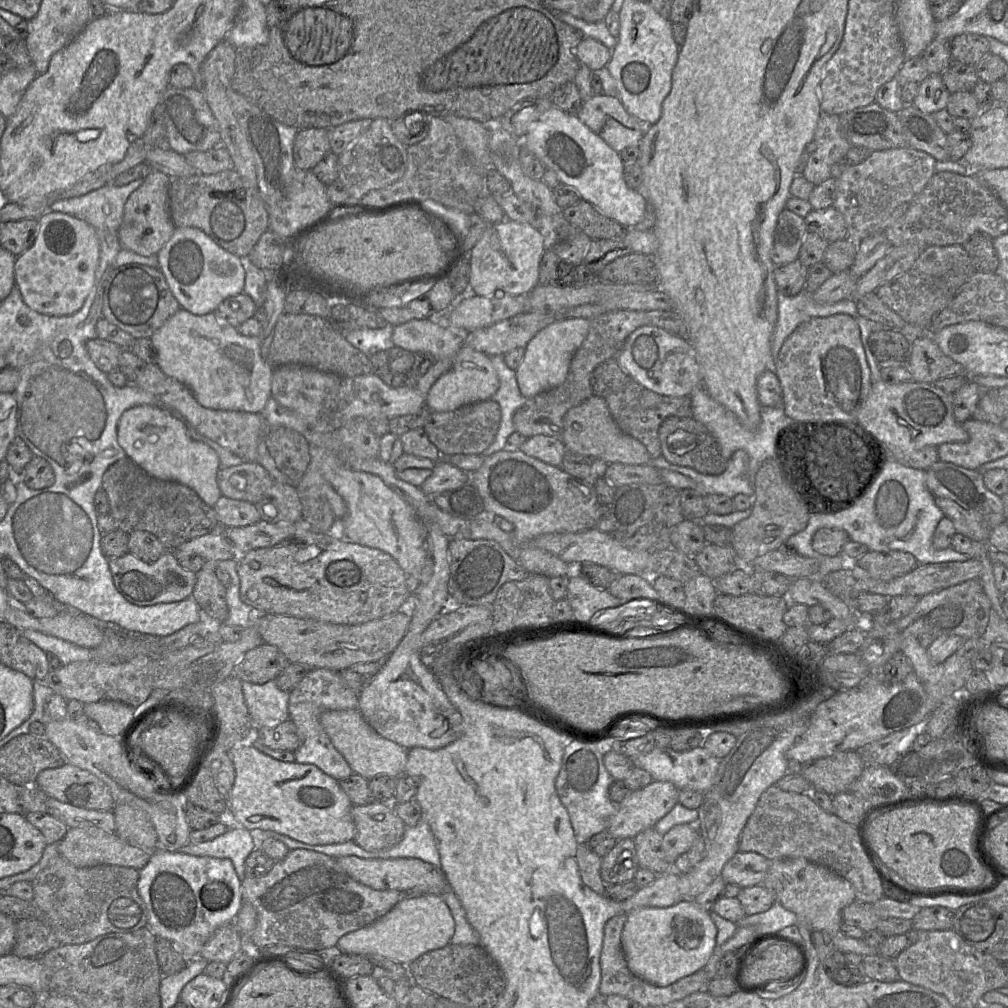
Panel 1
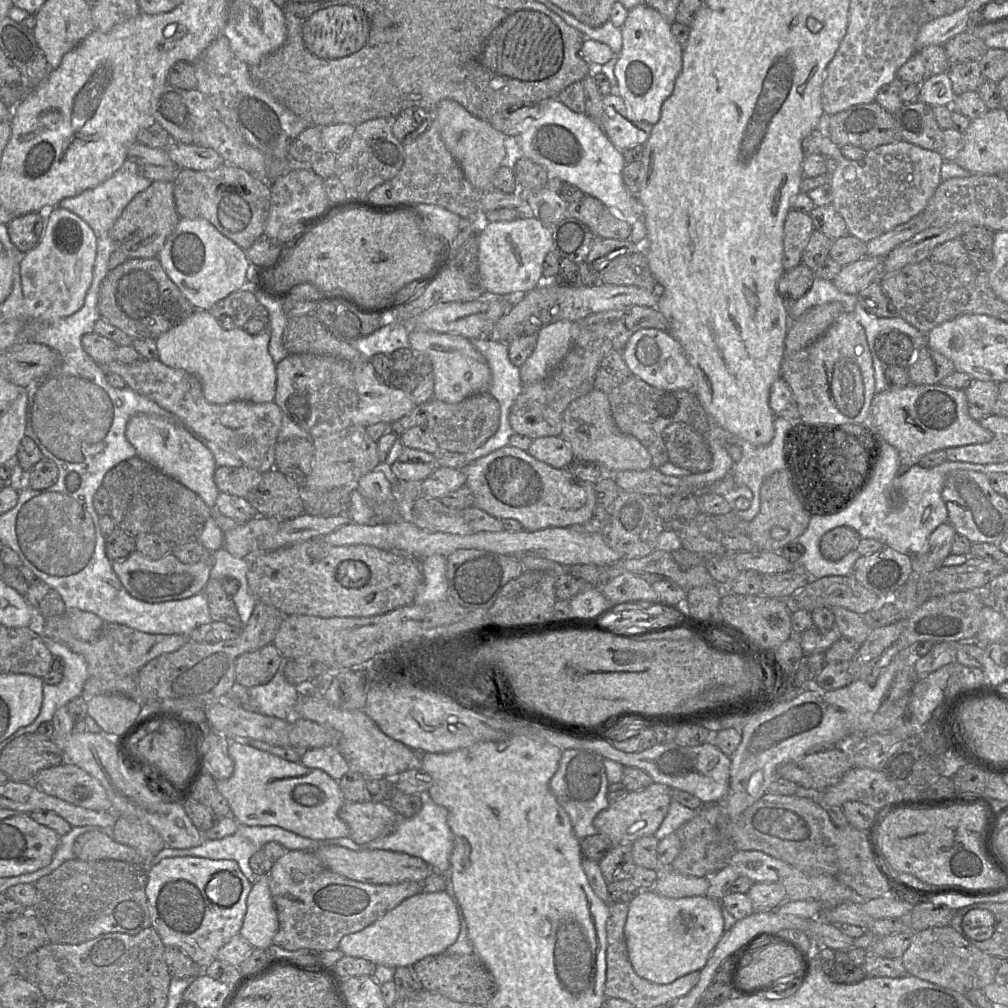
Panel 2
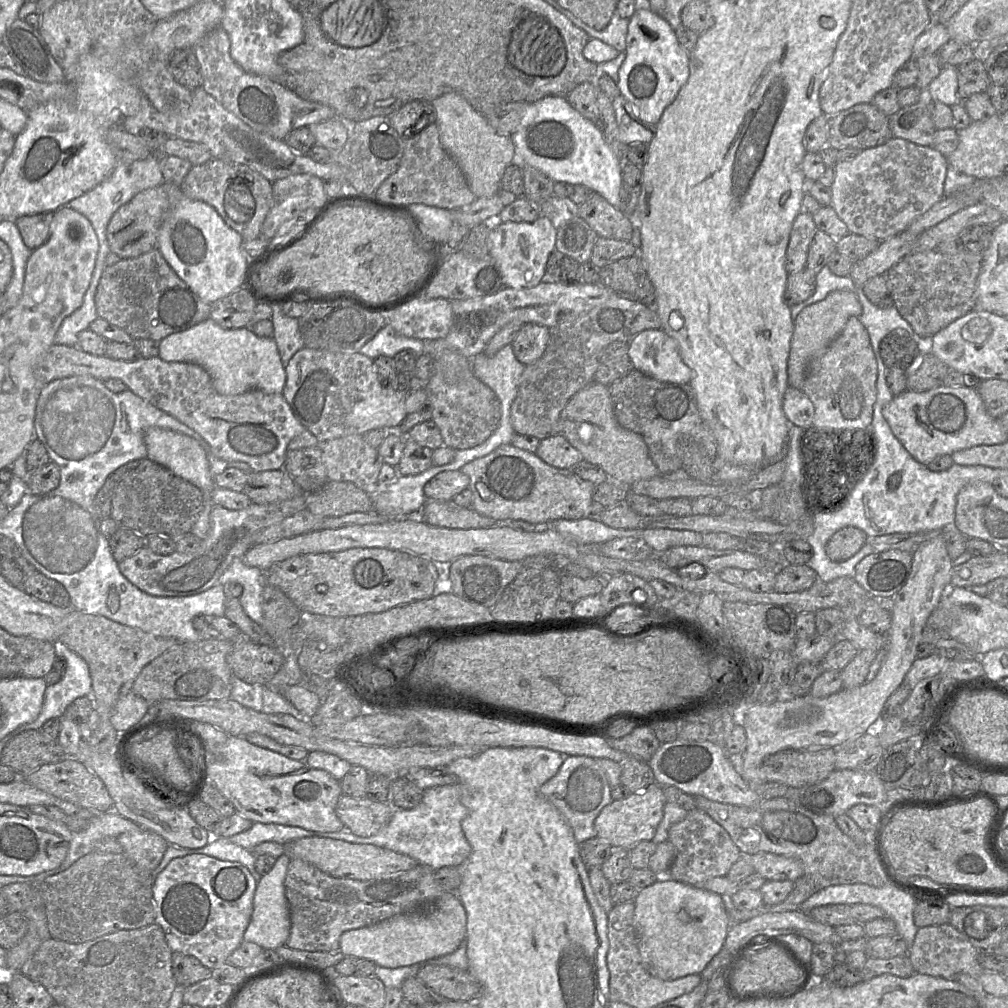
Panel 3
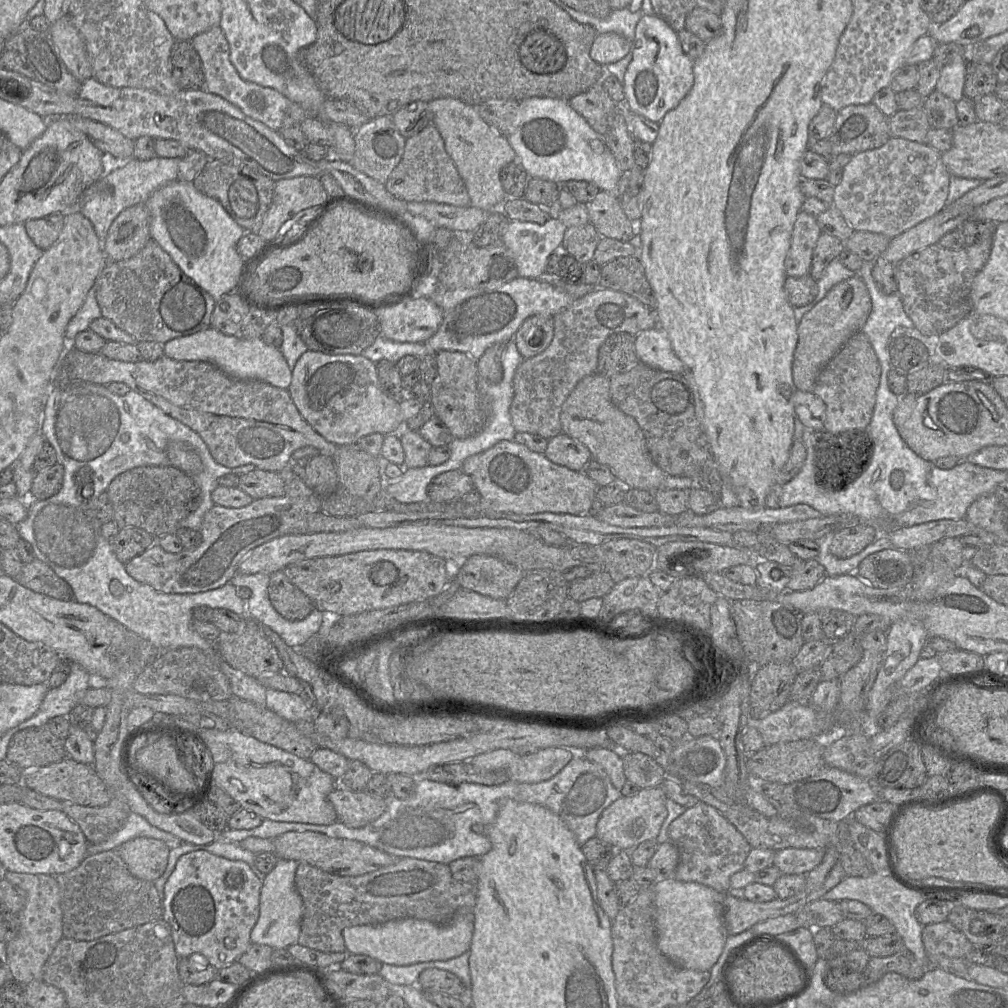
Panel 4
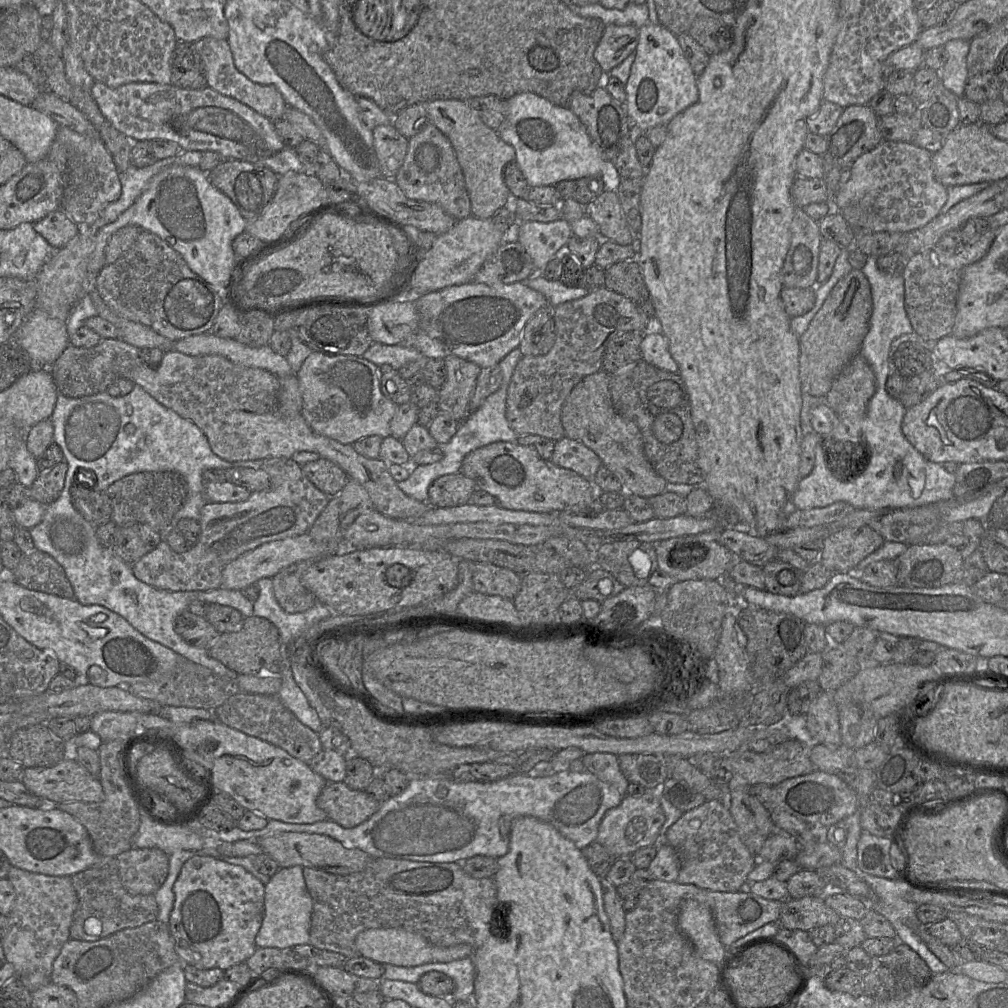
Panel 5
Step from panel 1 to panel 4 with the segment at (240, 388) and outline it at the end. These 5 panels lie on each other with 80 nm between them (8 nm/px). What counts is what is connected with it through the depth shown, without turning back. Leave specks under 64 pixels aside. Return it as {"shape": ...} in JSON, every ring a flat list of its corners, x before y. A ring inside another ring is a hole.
{"shape":[[211,326,167,341,163,344,163,355,174,360,209,362,233,378,259,380,281,389,288,389,292,381,292,370,280,349,261,338,226,335]]}

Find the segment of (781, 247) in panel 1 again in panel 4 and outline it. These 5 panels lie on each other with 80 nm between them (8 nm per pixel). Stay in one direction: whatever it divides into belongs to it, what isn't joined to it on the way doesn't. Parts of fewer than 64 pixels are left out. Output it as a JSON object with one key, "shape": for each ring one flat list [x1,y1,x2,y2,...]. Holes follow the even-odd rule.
{"shape":[[801,210,795,220,791,246,785,258,787,276,810,274,813,250,820,234,816,218]]}

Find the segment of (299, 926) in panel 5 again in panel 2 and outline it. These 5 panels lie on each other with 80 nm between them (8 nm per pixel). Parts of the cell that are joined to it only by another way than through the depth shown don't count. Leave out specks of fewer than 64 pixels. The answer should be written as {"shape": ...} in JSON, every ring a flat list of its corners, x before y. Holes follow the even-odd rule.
{"shape":[[270,874,259,875,247,898,247,912,240,935,254,949,267,949,273,944,279,928,276,907,270,892]]}

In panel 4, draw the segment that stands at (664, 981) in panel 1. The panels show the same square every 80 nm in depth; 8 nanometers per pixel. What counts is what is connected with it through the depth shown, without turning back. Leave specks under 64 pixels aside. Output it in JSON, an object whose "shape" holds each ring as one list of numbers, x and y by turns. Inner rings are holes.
{"shape":[[674,877,658,879,653,890,659,950,682,968,709,971,720,957,729,935,724,922,724,893]]}

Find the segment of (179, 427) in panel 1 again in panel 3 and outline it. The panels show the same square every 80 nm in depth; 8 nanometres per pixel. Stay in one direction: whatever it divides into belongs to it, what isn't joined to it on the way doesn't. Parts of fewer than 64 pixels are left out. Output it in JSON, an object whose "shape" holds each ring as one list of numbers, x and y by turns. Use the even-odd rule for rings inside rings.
{"shape":[[150,427,144,433,144,443,147,458,197,486,206,497,212,497,212,492,216,488,214,477,210,472,207,453,196,439,173,430]]}

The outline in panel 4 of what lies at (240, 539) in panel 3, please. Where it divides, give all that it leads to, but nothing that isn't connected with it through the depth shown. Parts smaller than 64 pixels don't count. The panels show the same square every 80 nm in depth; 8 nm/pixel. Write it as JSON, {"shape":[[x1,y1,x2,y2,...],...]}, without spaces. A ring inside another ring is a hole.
{"shape":[[290,465,278,473,285,484,283,496,253,499,249,505,241,508,214,504,204,515,201,542,195,549,170,553,155,543,125,563,126,572,136,581,163,593,206,592,230,582,238,572,238,565,252,549,290,534,295,523,321,509,322,498,305,485]]}

